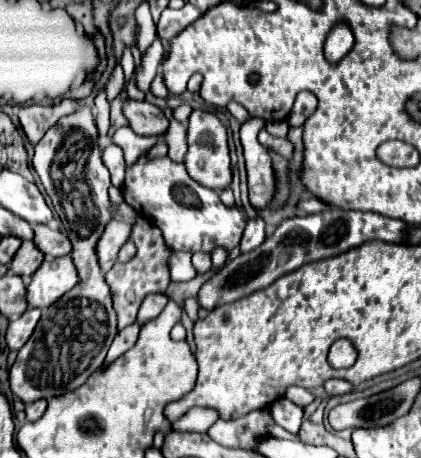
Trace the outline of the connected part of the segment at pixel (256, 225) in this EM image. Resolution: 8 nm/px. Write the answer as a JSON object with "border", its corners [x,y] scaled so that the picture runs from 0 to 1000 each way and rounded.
{"border":[[[608,476],[608,480],[589,480],[584,502],[575,511],[575,528],[570,528],[570,550],[584,555],[603,541],[613,541],[632,522],[629,485]]]}

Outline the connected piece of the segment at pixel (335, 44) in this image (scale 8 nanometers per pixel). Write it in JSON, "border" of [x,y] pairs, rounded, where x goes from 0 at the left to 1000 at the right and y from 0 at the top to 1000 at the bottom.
{"border":[[[803,48],[803,57],[789,61],[774,83],[774,100],[770,100],[774,127],[784,135],[803,135],[836,109],[836,96],[841,96],[841,74],[831,57],[822,48]]]}

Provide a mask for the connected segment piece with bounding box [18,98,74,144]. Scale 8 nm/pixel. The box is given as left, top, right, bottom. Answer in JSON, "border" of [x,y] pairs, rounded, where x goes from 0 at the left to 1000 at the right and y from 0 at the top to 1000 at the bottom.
{"border":[[[152,214],[147,223],[124,227],[124,231],[81,227],[81,231],[48,236],[43,258],[48,258],[48,271],[52,271],[57,293],[71,306],[71,314],[90,314],[90,306],[109,293],[109,284],[119,275],[128,275],[147,253],[157,253],[166,245],[176,245],[171,218]]]}

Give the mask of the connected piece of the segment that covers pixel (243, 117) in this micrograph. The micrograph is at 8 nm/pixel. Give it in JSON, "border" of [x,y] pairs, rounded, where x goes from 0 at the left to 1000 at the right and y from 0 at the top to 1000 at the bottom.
{"border":[[[546,223],[537,236],[572,271],[584,266],[584,262],[596,255],[589,242],[561,223]]]}

